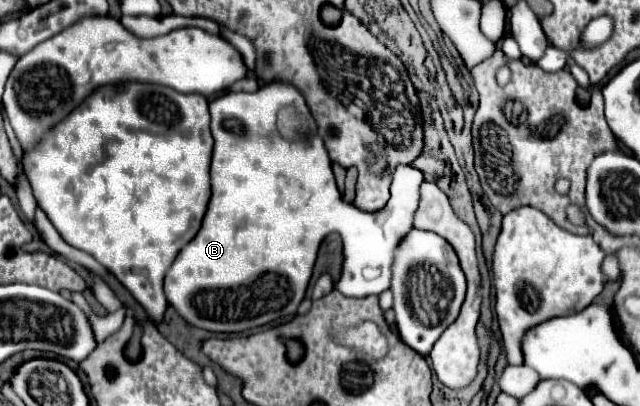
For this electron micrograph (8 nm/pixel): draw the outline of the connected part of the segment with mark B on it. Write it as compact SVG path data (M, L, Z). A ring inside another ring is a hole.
M284 81L262 85L254 93L224 93L210 101L214 137L210 171L212 197L198 235L178 253L164 279L168 303L194 327L216 333L240 333L294 315L304 299L322 239L340 229L344 263L334 288L348 297L380 295L390 289L394 251L408 235L410 227L414 227L412 223L420 205L420 185L424 183L424 175L414 167L398 165L392 177L392 197L388 205L382 211L374 211L374 215L356 211L352 205L344 203L338 193L332 161L322 137L314 135L308 143L306 139L290 141L276 131L276 115L280 107L292 105L294 101L304 101L304 97L292 83Z

